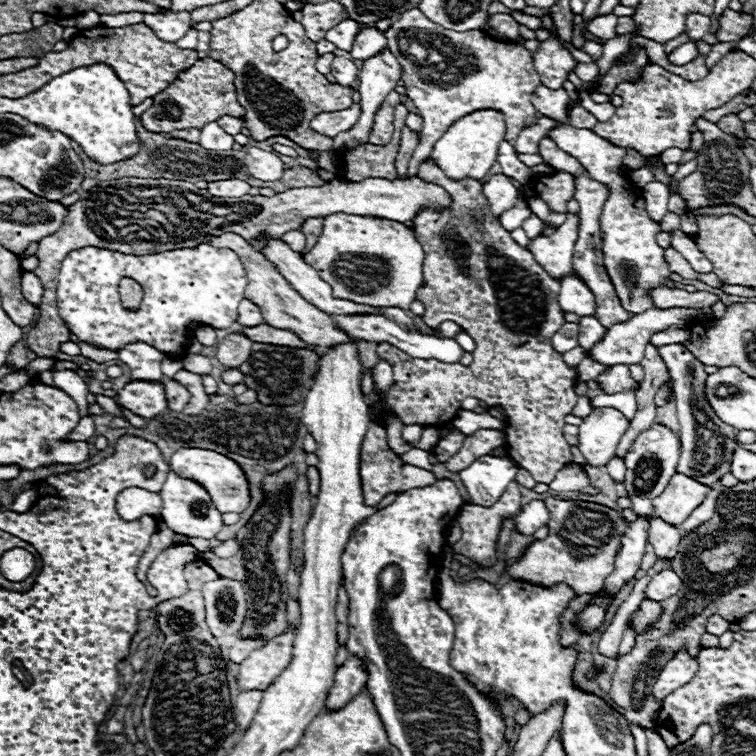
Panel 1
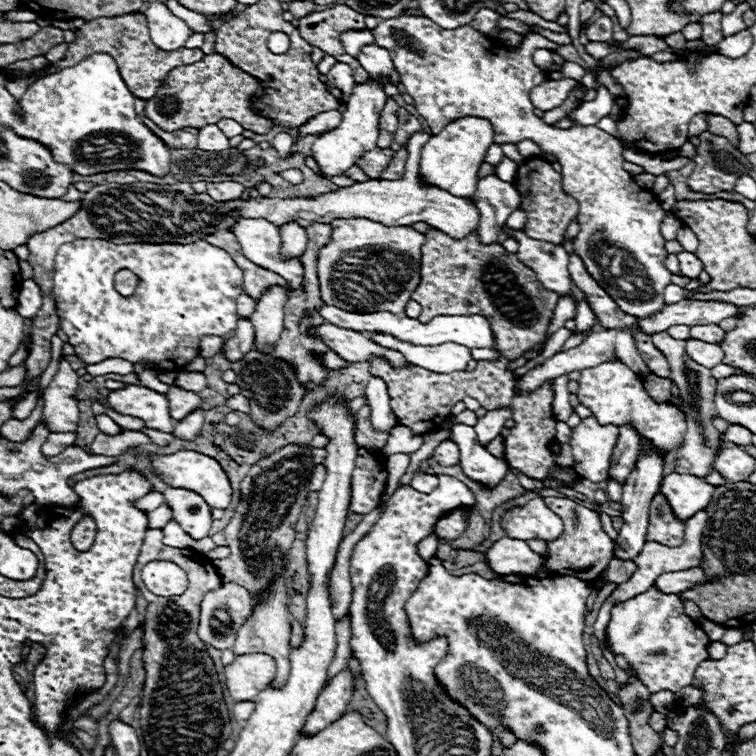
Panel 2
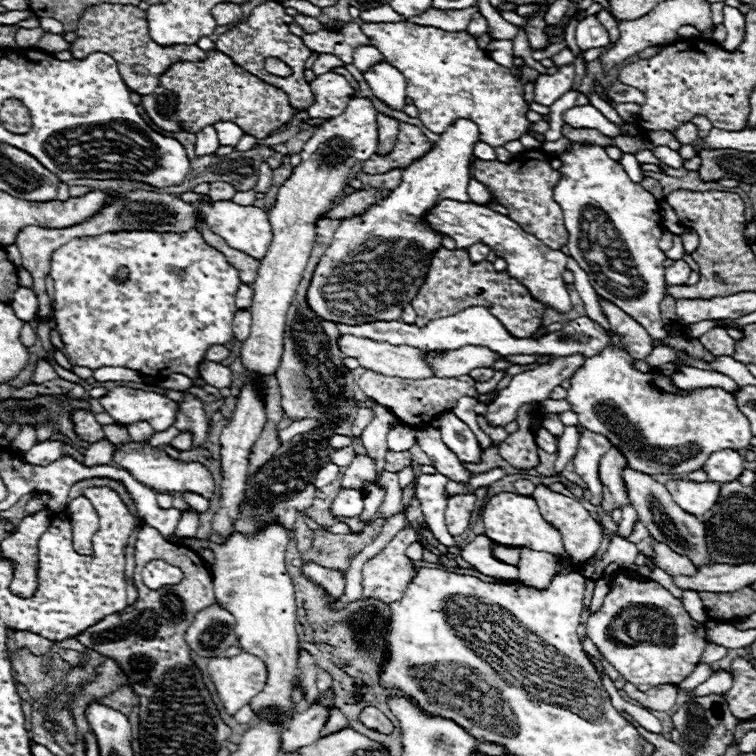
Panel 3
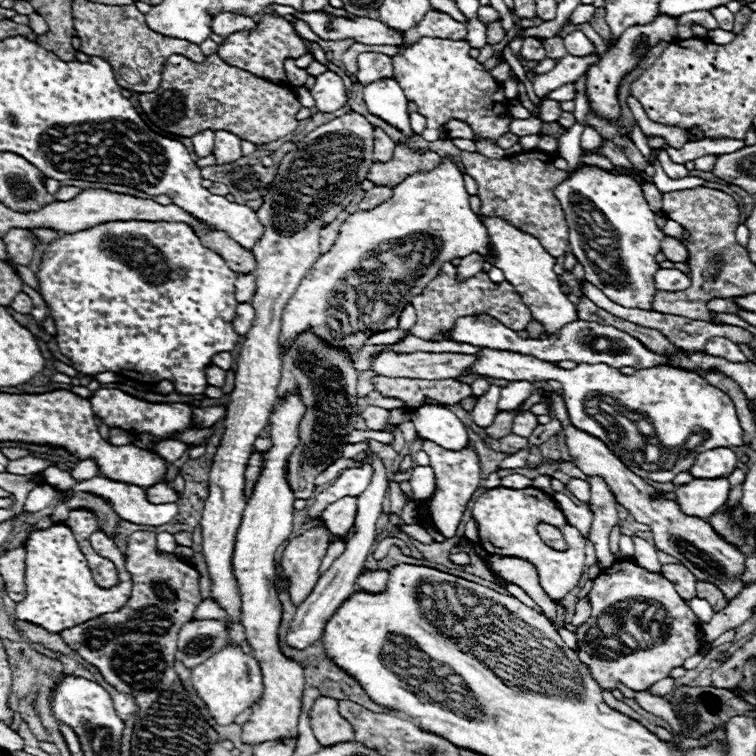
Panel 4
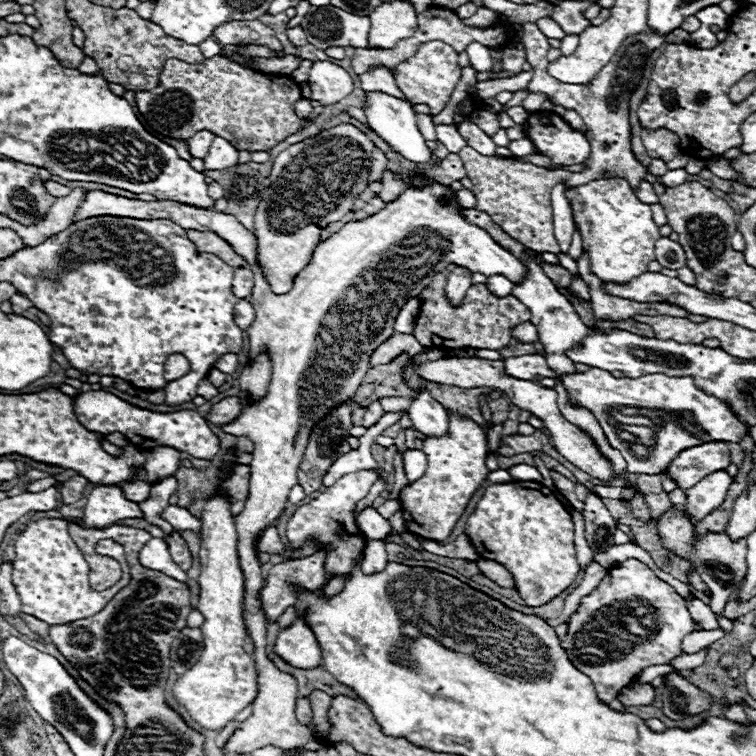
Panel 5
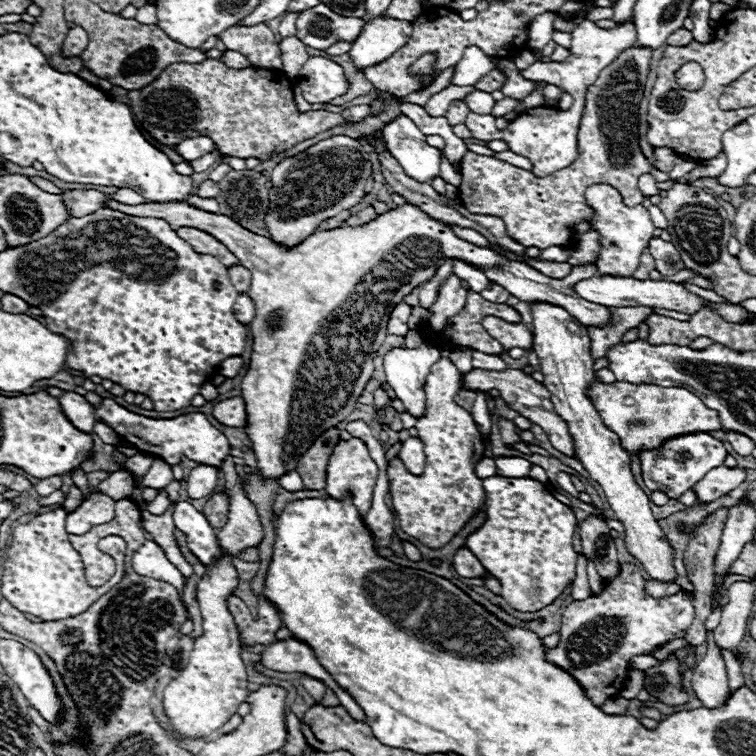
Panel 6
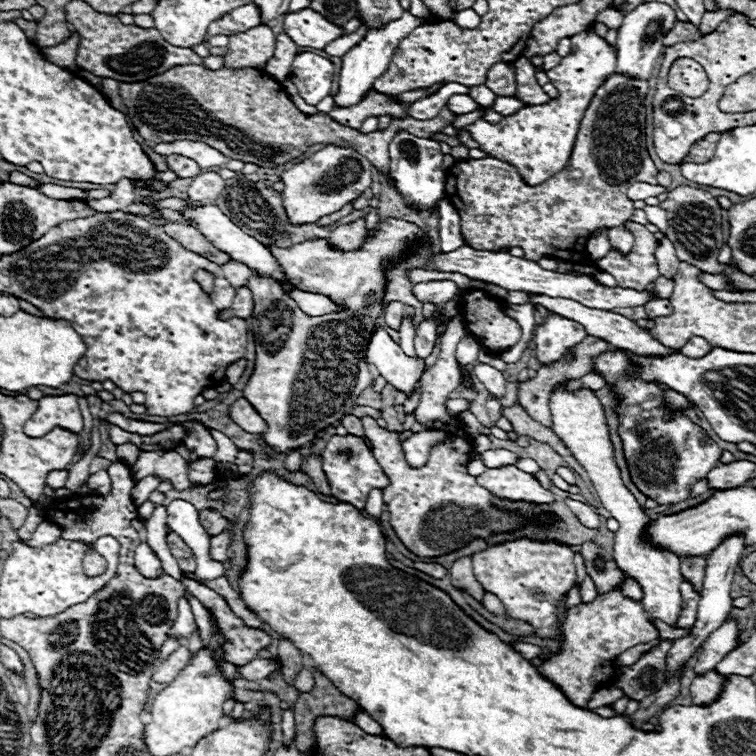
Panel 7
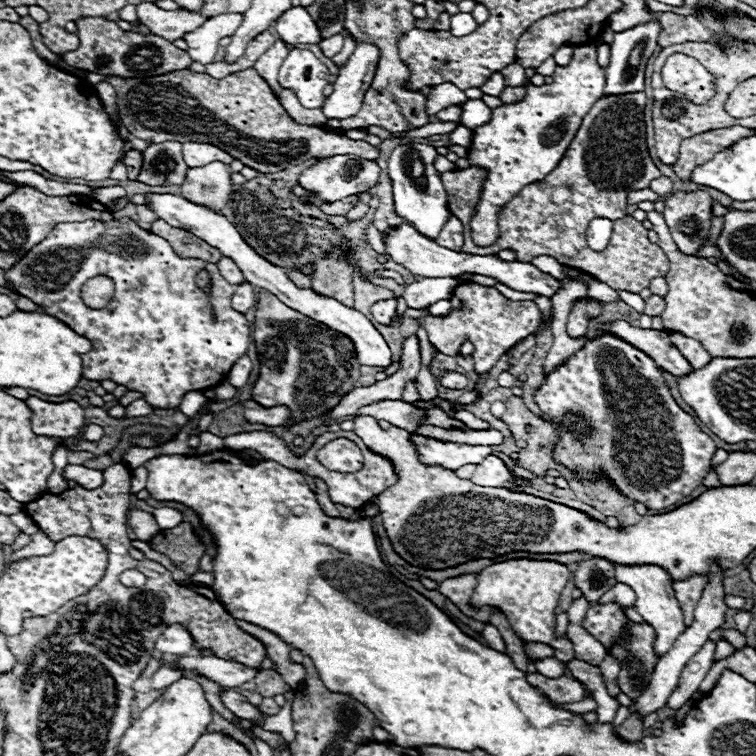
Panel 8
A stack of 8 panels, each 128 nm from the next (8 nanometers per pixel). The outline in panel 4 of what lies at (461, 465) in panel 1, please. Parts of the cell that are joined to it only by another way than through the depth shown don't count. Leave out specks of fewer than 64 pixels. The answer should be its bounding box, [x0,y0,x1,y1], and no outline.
[498,382,546,410]

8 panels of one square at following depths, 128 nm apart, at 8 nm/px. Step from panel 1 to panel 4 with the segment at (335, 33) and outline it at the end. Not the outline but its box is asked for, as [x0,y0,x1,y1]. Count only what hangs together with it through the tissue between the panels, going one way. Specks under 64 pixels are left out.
[356,52,392,86]

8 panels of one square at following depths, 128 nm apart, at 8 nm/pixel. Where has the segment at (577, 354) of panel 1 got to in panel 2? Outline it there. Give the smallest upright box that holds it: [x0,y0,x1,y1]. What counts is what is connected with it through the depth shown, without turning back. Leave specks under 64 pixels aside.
[552,374,573,422]

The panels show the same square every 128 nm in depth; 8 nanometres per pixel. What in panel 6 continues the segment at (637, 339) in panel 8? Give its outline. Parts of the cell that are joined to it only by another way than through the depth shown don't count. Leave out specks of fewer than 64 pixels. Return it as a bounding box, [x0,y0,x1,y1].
[108,200,612,478]

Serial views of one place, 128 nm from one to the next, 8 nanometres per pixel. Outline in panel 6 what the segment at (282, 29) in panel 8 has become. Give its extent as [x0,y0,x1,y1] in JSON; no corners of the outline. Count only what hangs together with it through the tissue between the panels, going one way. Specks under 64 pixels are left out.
[296,4,362,50]

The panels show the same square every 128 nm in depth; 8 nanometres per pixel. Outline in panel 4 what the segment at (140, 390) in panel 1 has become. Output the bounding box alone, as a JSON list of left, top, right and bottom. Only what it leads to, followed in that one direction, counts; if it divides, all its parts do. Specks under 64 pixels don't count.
[88,388,194,440]

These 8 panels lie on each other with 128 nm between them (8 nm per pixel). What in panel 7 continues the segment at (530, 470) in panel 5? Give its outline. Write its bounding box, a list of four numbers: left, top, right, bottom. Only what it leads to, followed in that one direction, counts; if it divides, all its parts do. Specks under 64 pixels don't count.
[472,450,516,468]

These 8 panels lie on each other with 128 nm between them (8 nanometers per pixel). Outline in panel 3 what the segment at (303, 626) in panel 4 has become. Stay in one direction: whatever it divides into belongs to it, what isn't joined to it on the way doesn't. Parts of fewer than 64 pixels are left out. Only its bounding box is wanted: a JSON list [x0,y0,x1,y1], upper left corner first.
[360,404,394,528]

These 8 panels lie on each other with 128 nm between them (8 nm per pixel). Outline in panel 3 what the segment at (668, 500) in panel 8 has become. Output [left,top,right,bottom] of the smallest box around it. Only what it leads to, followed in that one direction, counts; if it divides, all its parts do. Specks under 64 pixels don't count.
[702,450,744,482]

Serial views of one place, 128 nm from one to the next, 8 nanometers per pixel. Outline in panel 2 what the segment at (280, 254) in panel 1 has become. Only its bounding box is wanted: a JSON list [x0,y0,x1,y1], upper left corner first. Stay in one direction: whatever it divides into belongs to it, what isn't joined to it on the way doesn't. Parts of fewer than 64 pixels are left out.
[230,218,494,348]

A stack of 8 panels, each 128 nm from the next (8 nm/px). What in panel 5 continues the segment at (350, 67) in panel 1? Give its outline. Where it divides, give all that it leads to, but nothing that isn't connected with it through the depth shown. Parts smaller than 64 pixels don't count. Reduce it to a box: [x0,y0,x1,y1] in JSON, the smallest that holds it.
[310,60,354,106]

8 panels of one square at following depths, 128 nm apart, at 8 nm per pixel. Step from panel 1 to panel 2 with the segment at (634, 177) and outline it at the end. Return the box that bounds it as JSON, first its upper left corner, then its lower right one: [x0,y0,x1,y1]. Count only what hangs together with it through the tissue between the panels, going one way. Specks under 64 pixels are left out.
[624,150,678,176]

